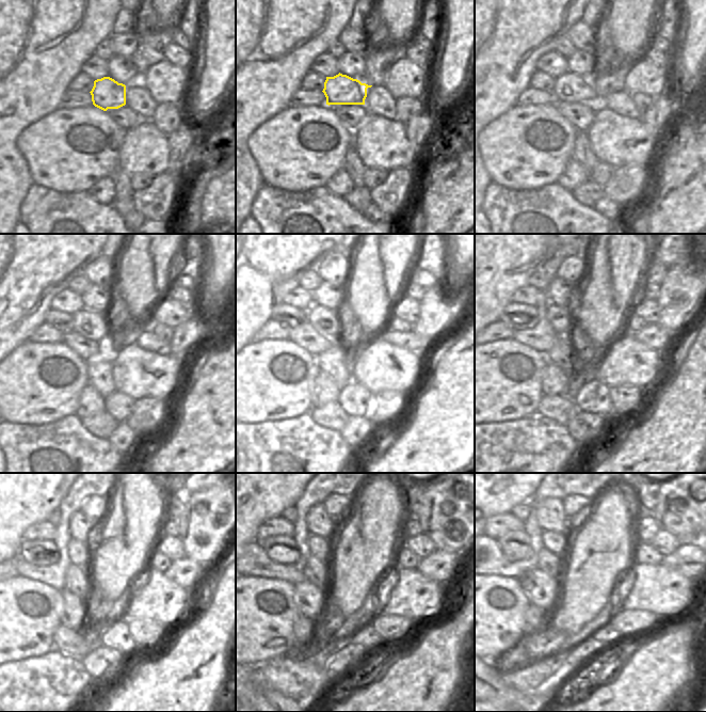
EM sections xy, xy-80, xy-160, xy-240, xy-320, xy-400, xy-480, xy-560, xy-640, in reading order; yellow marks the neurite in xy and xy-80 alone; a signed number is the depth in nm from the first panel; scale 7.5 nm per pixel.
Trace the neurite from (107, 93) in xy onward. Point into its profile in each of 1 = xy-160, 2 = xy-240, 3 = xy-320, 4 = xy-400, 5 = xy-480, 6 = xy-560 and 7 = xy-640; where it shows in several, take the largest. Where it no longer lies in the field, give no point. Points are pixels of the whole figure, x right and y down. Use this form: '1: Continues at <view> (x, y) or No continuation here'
1: Continues at xy-160 (568, 88)
2: Continues at xy-240 (95, 326)
3: Continues at xy-320 (329, 322)
4: Continues at xy-400 (561, 319)
5: Continues at xy-480 (79, 553)
6: Continues at xy-560 (319, 547)
7: Continues at xy-640 (555, 541)

